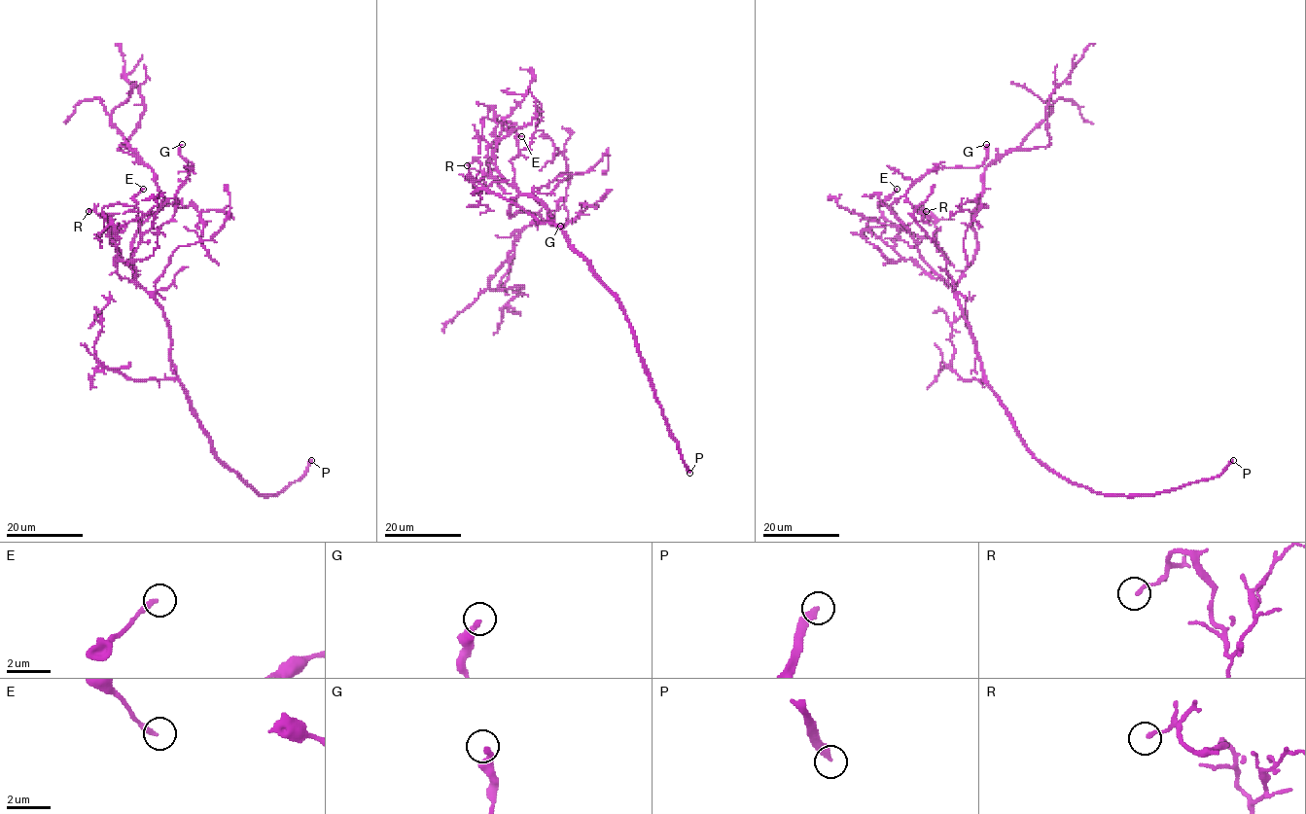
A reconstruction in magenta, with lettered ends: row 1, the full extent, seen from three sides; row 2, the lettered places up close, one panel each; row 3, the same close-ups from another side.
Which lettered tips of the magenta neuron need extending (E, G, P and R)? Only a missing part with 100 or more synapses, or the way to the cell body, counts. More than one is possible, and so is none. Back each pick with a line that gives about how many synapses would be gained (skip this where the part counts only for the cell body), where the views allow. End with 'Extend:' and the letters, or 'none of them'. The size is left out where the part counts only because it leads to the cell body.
P: 400 syn
Extend: P

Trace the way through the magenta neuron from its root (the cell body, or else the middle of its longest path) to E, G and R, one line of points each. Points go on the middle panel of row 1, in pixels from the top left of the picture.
E: (546, 207), (538, 199), (522, 194), (513, 183), (511, 160), (518, 152), (515, 123), (513, 129), (521, 136)
G: (546, 207), (513, 183), (511, 160), (531, 143), (536, 130), (547, 134), (566, 160), (568, 216), (560, 226)
R: (546, 207), (495, 165), (492, 121), (505, 122), (499, 143), (487, 148), (491, 175), (475, 158), (467, 165)

